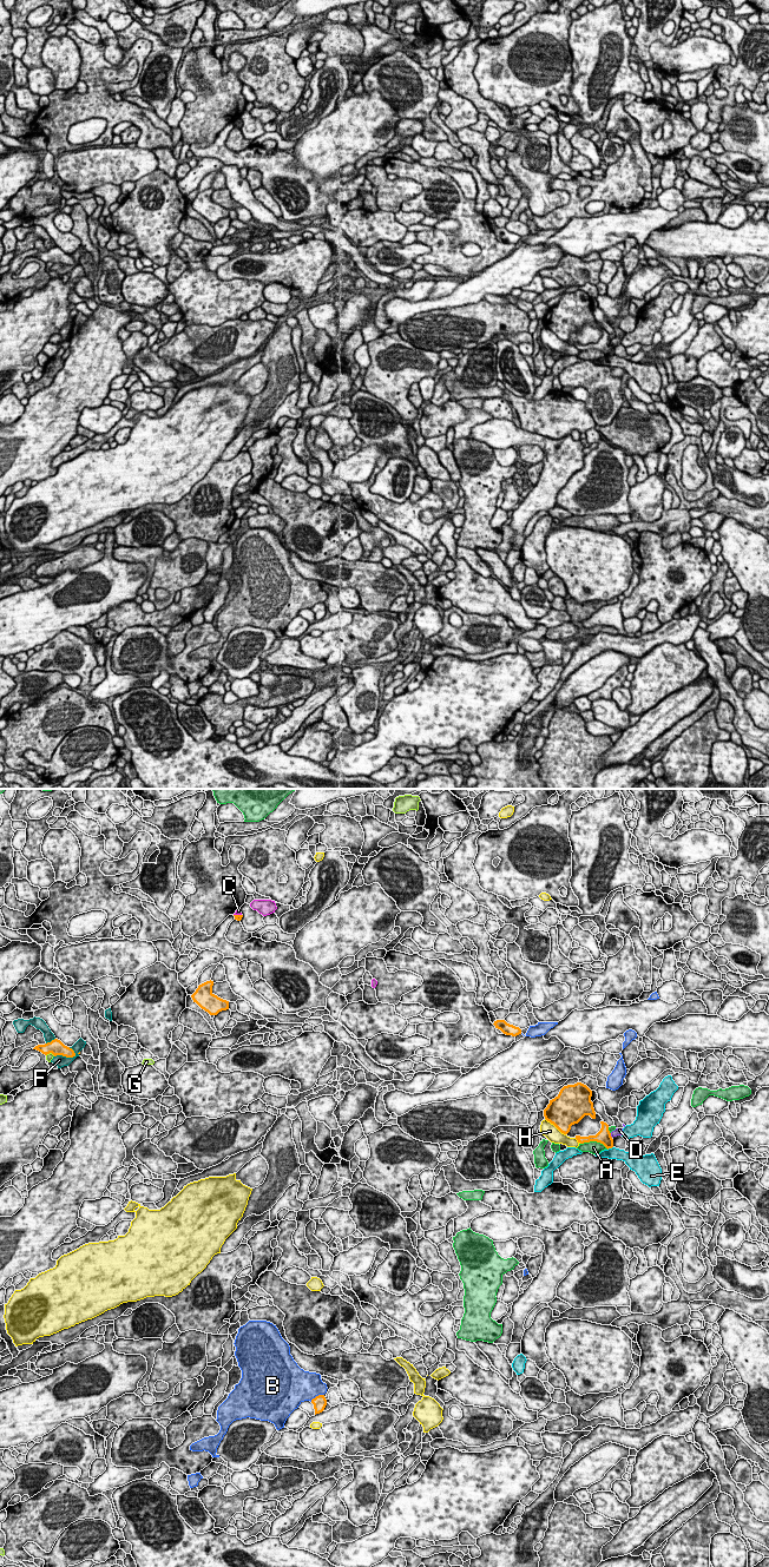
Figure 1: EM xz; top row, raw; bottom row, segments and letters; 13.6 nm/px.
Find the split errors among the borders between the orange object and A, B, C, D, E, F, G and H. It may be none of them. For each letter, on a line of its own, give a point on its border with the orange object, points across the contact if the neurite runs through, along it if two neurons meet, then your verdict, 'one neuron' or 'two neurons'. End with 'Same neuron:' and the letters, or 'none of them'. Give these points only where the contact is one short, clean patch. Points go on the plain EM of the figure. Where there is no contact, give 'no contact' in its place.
A: xz (595, 348) | two neurons
B: xz (316, 604) | two neurons
C: xz (237, 123) | two neurons
D: xz (610, 343) | along xz (610, 341), (612, 344) | two neurons
E: xz (610, 355) | two neurons
F: xz (66, 264) | two neurons
G: xz (51, 259) | along xz (46, 262), (51, 261), (54, 263) | two neurons
H: xz (556, 334) | two neurons
Same neuron: none of them

